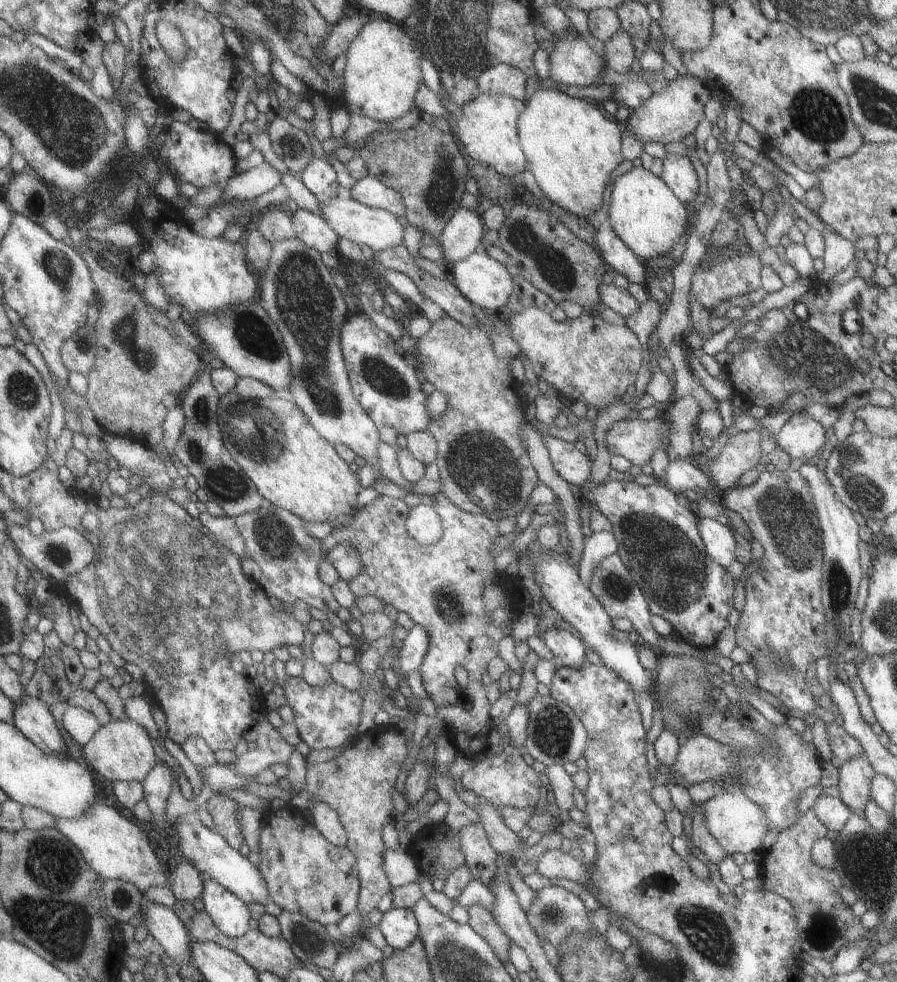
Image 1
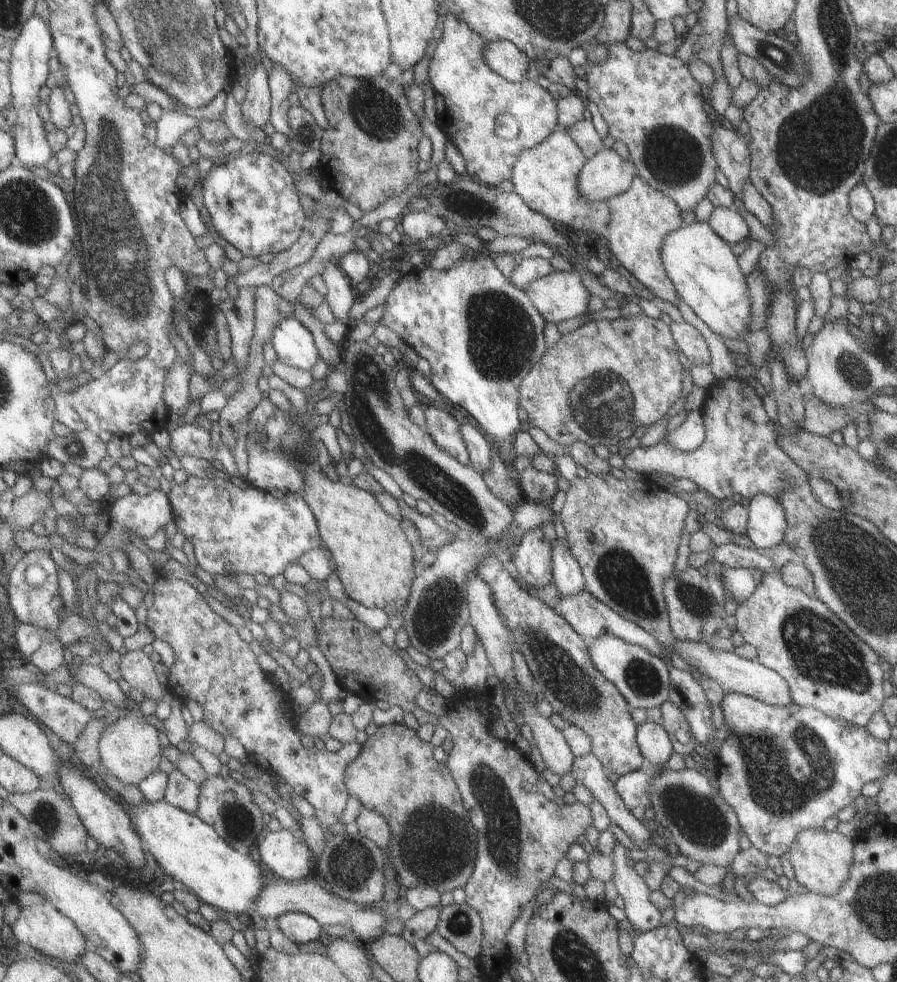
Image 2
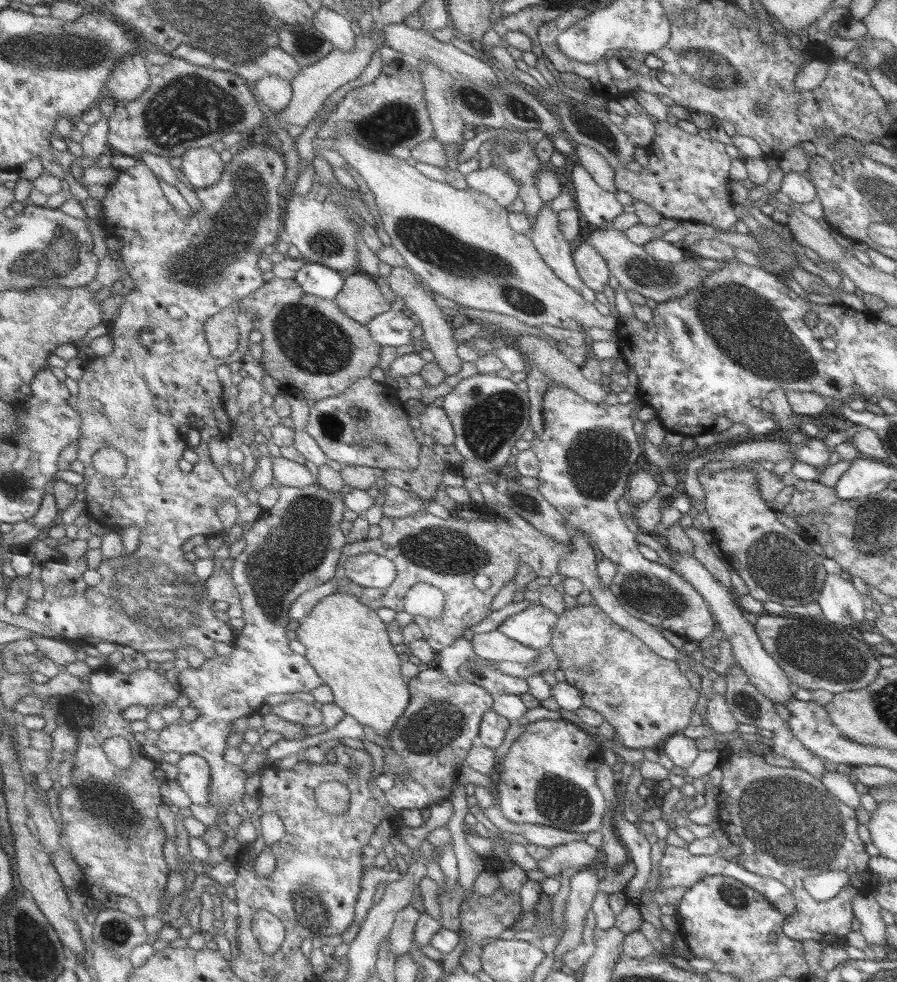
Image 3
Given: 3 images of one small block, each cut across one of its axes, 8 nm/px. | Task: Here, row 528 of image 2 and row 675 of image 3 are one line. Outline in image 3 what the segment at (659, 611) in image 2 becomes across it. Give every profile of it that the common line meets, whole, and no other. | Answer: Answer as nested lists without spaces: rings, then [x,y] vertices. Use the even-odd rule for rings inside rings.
[[[576,603],[573,608],[560,612],[548,648],[555,654],[565,684],[573,686],[581,694],[583,707],[598,712],[611,725],[613,740],[619,746],[635,750],[658,749],[671,735],[679,734],[690,724],[699,694],[691,688],[683,669],[674,661],[656,656],[633,634],[611,622],[597,606]]]

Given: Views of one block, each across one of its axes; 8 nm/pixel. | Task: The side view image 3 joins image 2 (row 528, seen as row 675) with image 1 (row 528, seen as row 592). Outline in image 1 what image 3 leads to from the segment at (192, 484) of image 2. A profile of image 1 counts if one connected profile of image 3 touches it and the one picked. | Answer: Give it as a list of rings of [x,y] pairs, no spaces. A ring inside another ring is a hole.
[[[271,504],[269,508],[239,515],[236,523],[246,542],[248,556],[257,562],[263,574],[257,581],[268,595],[275,596],[283,603],[303,601],[325,613],[339,610],[340,604],[331,584],[326,583],[321,575],[324,559],[322,539],[313,538],[305,532],[302,518]]]

